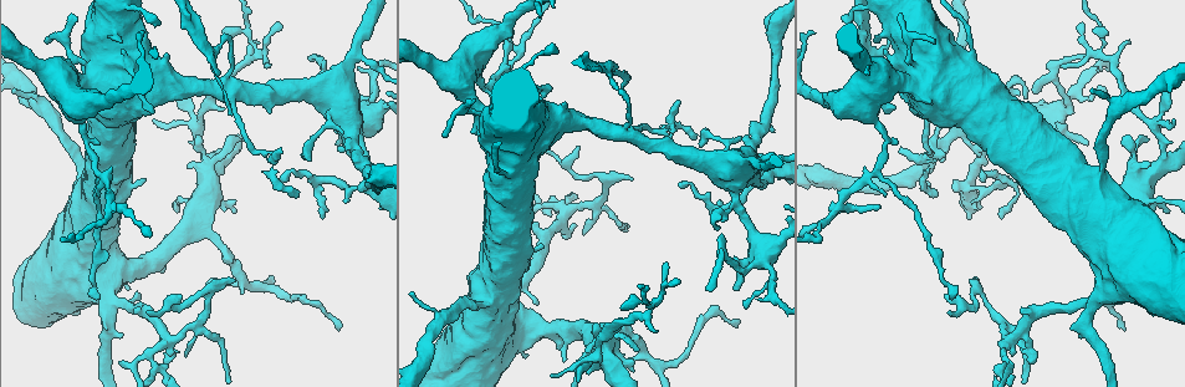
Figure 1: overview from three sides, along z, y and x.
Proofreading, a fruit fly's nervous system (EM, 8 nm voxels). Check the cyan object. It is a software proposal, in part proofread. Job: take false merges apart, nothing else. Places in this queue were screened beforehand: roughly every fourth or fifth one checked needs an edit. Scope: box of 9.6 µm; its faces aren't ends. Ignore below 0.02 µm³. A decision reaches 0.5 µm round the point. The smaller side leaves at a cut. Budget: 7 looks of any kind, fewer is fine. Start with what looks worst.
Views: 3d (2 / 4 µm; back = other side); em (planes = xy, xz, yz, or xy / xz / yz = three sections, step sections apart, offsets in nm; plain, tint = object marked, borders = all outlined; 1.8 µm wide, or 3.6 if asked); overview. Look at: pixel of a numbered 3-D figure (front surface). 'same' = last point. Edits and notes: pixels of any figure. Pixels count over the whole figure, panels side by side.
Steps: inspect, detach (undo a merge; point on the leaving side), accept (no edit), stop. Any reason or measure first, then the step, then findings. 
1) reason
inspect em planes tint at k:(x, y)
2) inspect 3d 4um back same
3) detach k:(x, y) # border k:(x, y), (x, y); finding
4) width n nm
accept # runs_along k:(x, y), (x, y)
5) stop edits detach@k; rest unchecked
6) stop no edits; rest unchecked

three arms meet
inspect 3d 2um at 1:(569, 211)

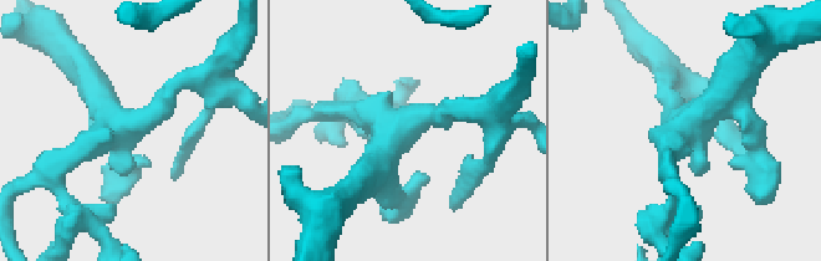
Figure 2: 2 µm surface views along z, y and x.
now the EM
inspect em 3.6um planes tint at 2:(401, 130)

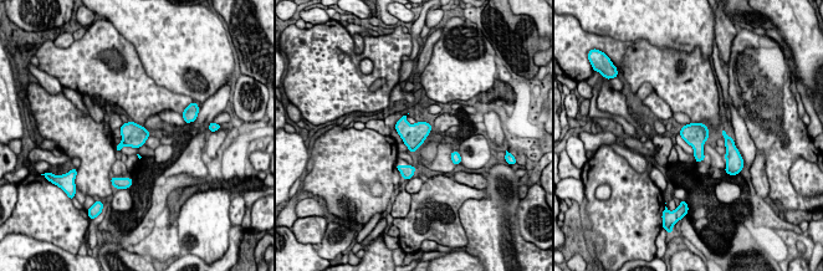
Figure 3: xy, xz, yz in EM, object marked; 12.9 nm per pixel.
accept # one neuron here

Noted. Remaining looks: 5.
calibre changes
inspect 3d 4um at 1:(554, 117)

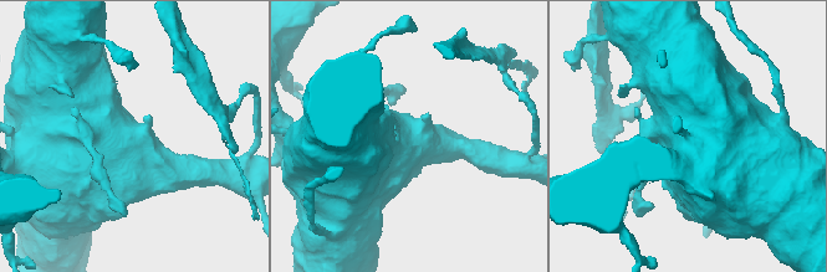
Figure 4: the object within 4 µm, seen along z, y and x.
now the EM
inspect em 3.6um planes tint at 4:(132, 138)

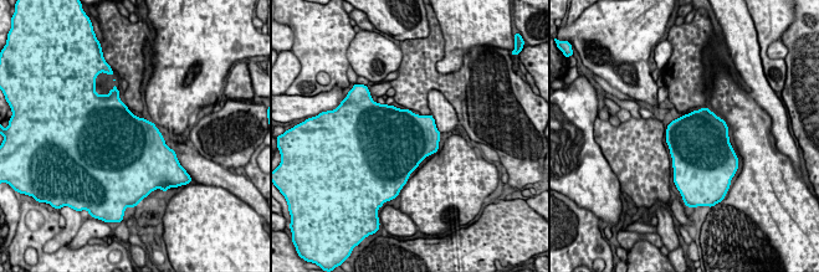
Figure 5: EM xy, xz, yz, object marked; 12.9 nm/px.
width 750 nm
accept # continuous, no second neuron

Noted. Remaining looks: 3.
thin neck
inspect em planes plain at 1:(1102, 57)

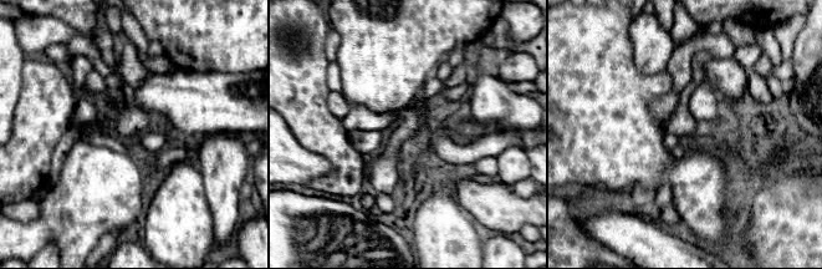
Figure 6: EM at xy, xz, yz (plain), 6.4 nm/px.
where the object lies
inspect em planes tint same

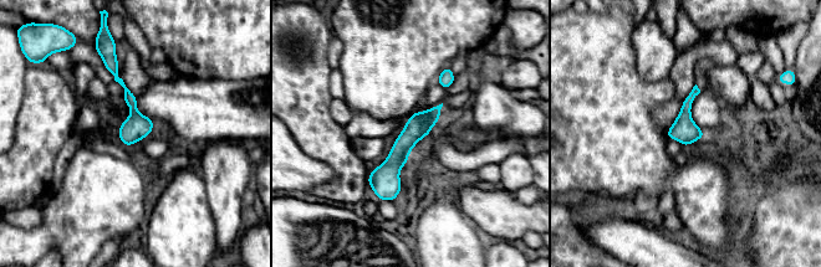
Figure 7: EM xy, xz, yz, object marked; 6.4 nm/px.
width 160 nm
accept # one neuron here

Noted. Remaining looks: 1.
stop no edits; rest unchecked

